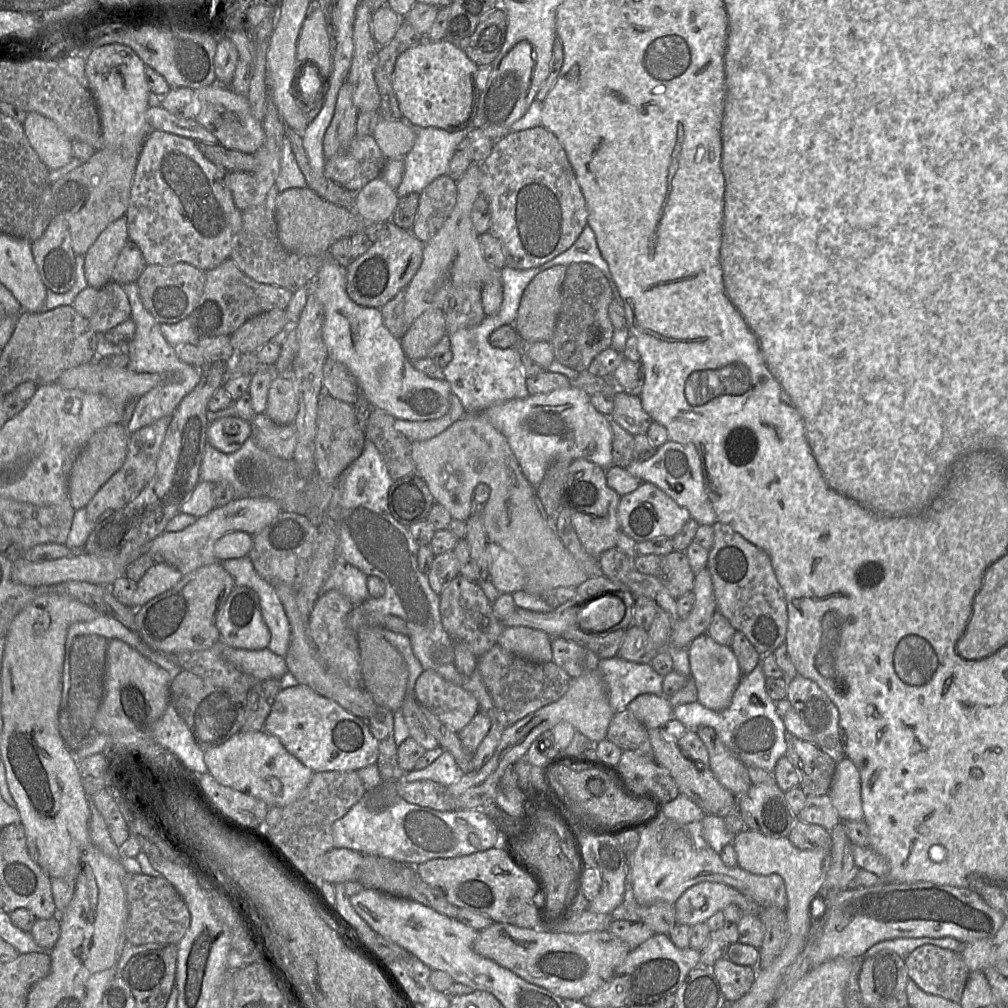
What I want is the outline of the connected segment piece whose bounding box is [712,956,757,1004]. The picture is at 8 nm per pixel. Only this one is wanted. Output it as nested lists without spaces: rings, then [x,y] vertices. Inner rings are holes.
[[[725,956],[715,962],[712,970],[728,1004],[737,1001],[750,990],[757,968],[737,965]]]

